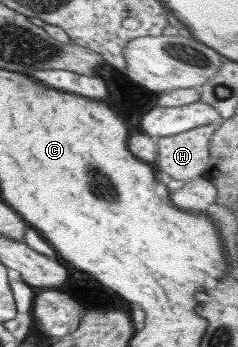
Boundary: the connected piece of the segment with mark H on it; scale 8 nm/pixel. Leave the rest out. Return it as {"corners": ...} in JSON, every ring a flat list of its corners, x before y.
{"corners":[[208,124,157,139,156,171,167,172,176,180,189,181,207,173,211,158,208,144,216,126]]}

